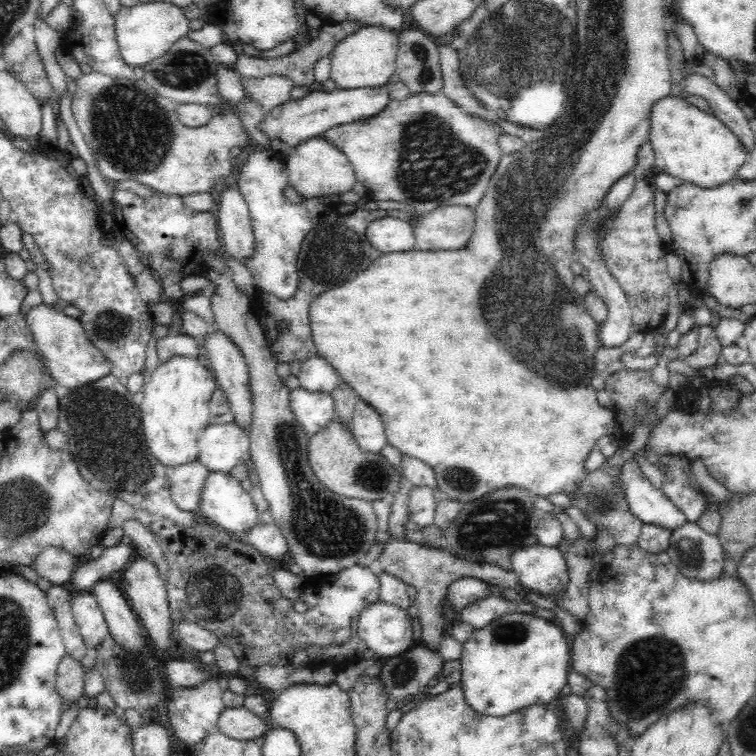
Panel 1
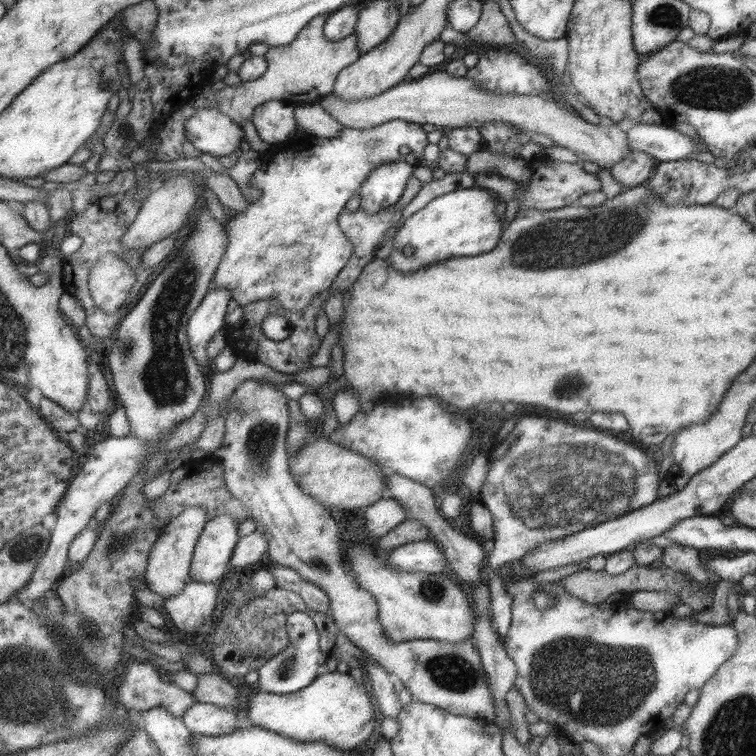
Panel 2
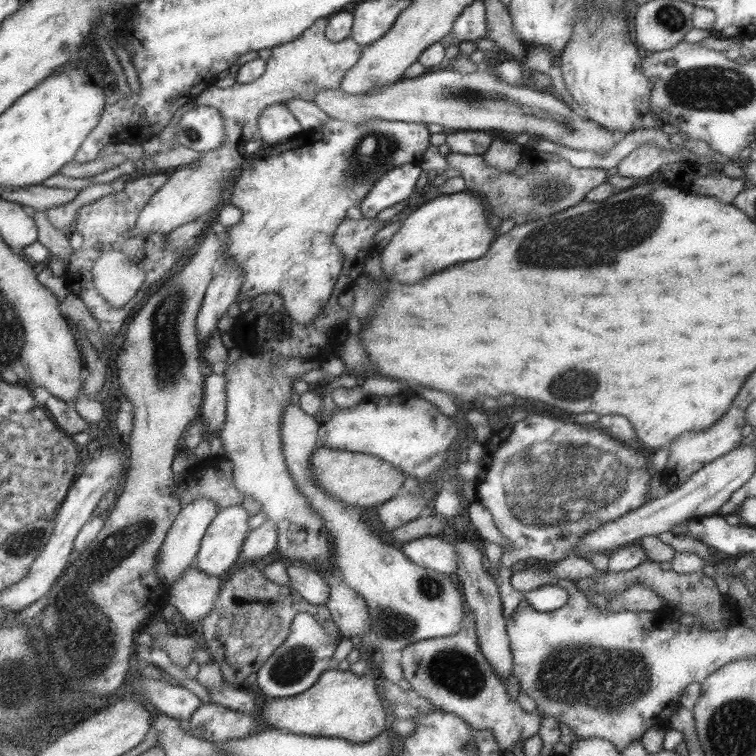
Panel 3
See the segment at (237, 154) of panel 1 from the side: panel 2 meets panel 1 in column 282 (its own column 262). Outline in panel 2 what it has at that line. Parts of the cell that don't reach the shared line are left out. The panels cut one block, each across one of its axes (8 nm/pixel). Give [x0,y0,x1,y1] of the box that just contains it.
[211,119,428,312]

